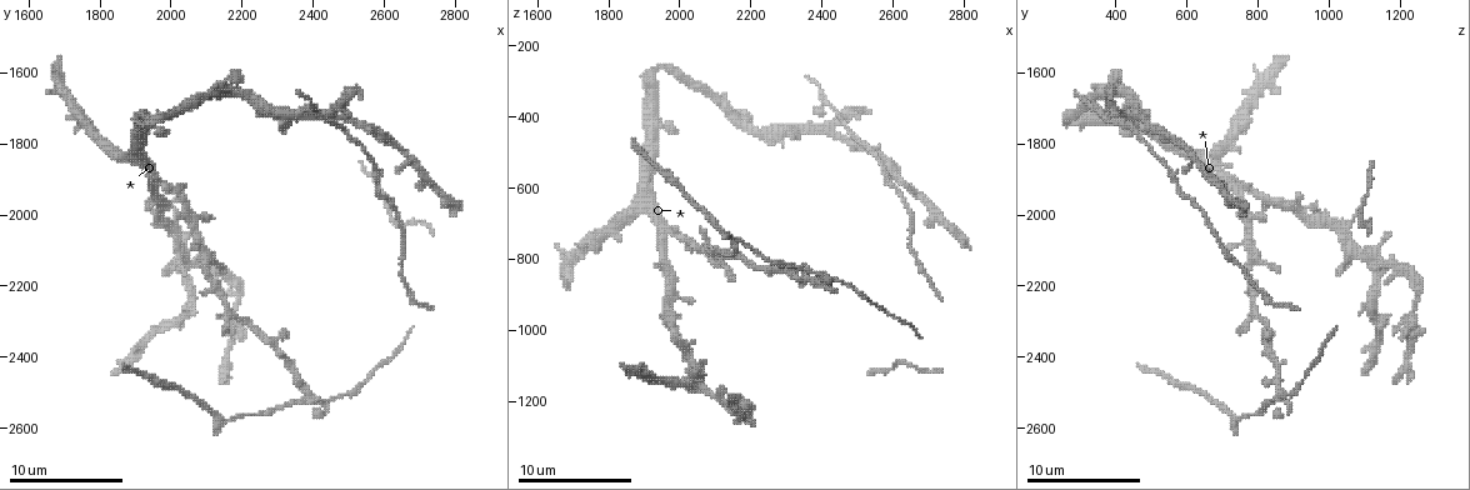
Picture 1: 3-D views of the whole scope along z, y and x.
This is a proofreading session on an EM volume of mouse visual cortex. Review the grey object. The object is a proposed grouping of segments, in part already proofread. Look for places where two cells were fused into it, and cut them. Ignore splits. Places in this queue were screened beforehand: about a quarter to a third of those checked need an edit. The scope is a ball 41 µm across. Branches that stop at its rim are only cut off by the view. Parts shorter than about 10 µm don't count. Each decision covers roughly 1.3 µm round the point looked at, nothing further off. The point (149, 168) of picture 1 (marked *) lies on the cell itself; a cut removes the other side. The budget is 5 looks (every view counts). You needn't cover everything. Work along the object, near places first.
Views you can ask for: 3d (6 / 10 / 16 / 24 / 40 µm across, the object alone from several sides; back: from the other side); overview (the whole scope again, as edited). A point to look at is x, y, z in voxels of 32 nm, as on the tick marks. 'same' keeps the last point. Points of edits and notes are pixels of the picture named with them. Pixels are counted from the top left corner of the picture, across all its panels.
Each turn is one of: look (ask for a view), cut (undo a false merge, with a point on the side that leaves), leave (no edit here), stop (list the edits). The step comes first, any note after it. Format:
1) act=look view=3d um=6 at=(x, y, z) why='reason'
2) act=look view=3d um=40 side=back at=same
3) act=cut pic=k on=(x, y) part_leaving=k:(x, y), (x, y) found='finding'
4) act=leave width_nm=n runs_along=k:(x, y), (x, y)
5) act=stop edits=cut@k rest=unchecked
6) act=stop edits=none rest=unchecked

act=look view=3d um=10 at=(2050, 2140, 1150) why='three-way junction'

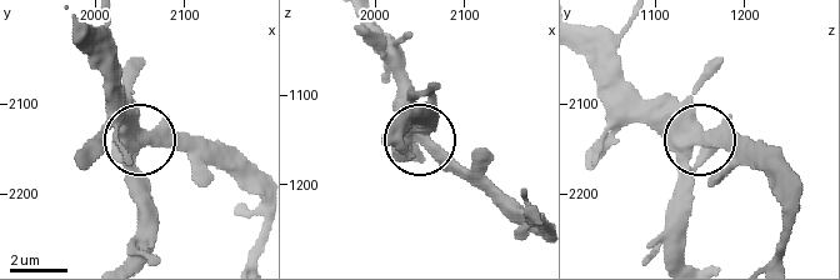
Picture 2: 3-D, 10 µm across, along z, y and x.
act=leave width_nm=510 runs_along=2:(585, 38), (698, 138), (685, 229) found='all the same cell'

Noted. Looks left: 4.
act=look view=3d um=6 at=(2530, 1810, 490) why='calibre changes'

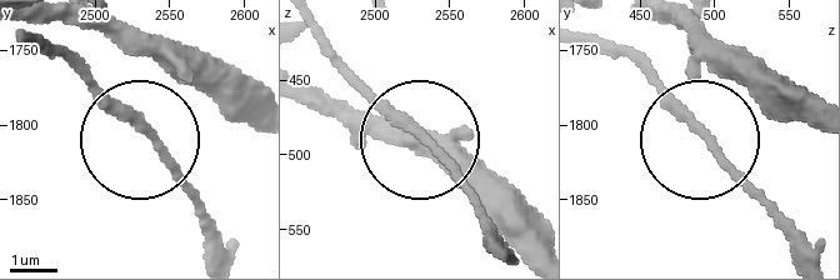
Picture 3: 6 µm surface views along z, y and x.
act=leave width_nm=190 found='all the same cell'

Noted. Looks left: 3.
act=look view=3d um=16 at=(2430, 1720, 440) why='small branch off a trunk'

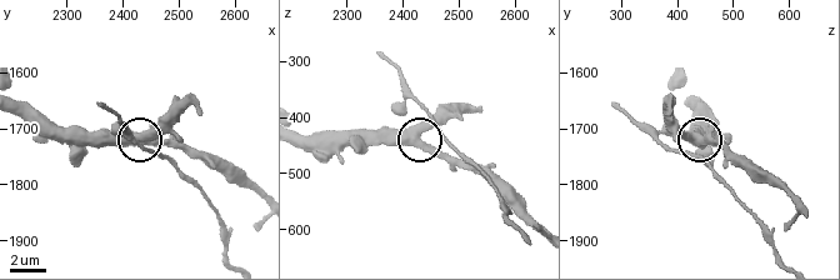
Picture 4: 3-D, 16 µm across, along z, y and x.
act=leave width_nm=460 runs_along=4:(301, 135), (418, 139), (451, 168) found='all the same cell'

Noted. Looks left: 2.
act=stop edits=none rest=unchecked

